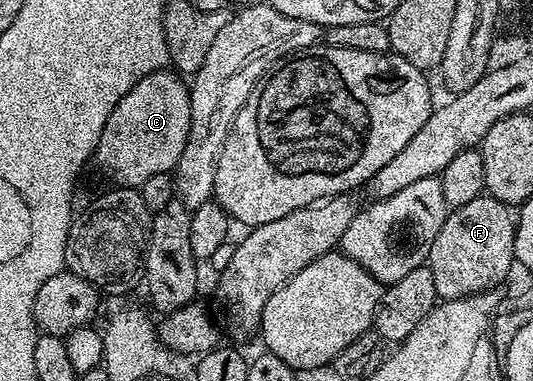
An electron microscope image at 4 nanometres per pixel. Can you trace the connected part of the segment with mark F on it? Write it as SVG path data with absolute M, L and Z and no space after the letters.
M482 196L470 200L467 204L450 209L439 234L430 245L427 265L431 268L431 276L435 279L435 292L438 299L466 298L472 294L483 294L500 287L500 282L515 270L513 249L515 248L515 214L510 207L499 200Z

